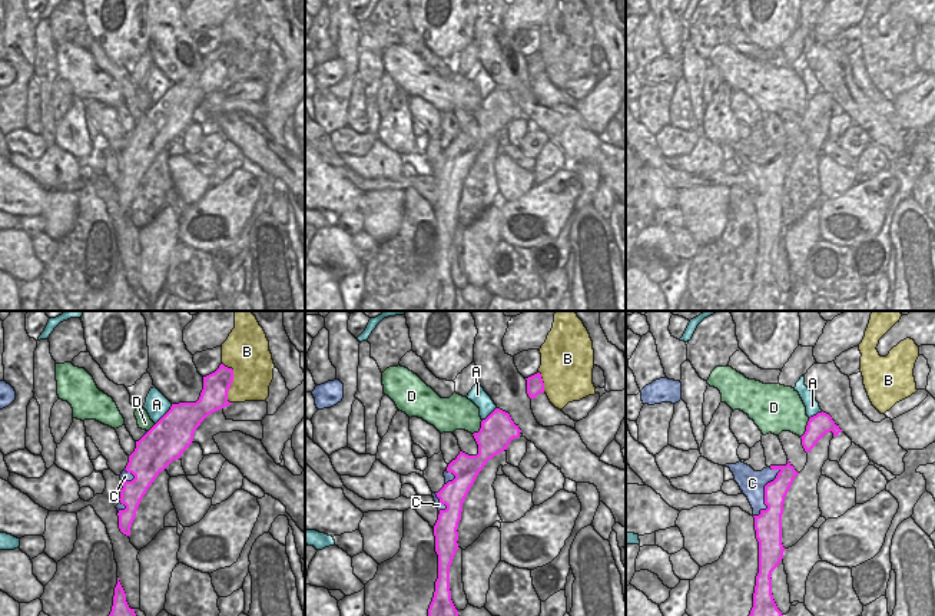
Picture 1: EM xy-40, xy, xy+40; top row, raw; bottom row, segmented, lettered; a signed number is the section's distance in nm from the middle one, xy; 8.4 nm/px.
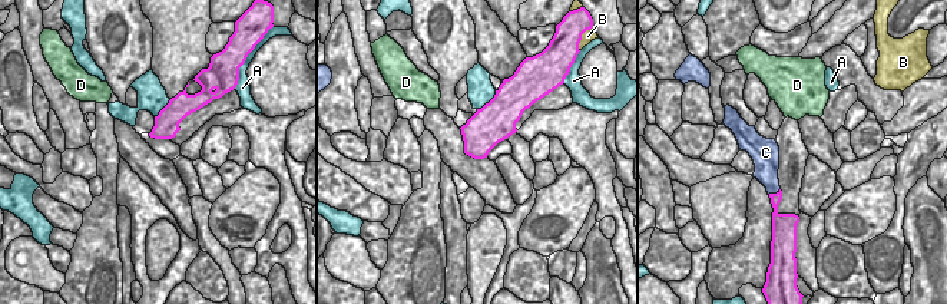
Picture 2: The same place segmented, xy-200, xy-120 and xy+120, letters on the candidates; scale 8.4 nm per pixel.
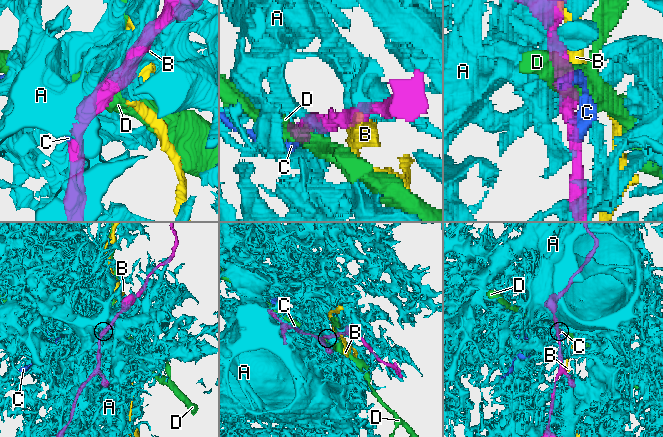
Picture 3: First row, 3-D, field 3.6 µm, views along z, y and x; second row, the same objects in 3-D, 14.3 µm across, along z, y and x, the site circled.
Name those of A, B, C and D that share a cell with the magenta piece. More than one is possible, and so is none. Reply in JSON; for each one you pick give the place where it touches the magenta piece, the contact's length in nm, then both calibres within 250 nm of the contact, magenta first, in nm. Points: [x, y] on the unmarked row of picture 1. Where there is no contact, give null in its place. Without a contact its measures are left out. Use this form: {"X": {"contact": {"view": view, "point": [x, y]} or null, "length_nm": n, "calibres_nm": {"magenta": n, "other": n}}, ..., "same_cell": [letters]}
{"same_cell": []}

